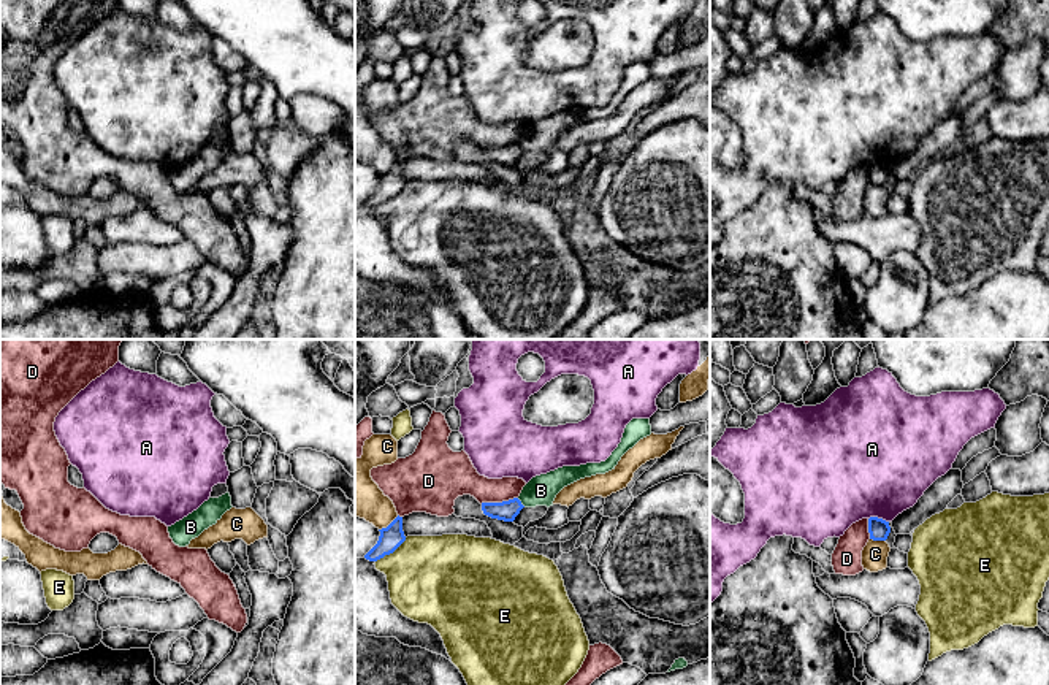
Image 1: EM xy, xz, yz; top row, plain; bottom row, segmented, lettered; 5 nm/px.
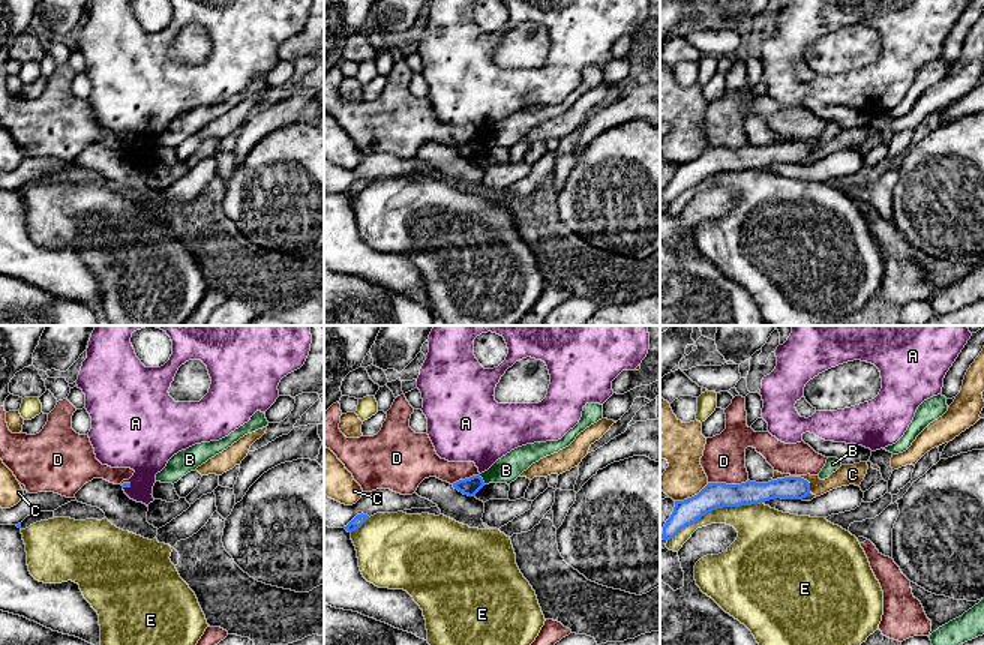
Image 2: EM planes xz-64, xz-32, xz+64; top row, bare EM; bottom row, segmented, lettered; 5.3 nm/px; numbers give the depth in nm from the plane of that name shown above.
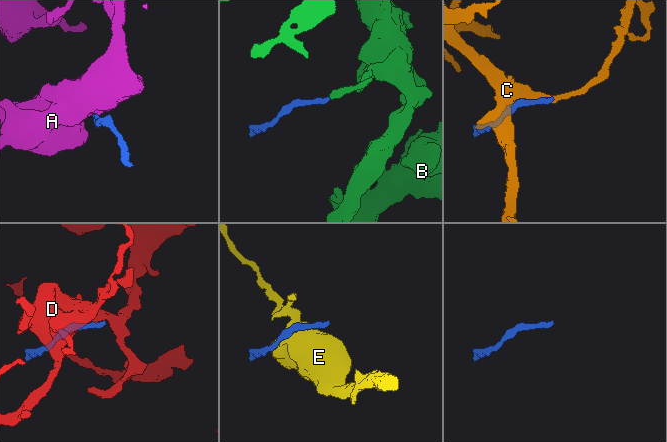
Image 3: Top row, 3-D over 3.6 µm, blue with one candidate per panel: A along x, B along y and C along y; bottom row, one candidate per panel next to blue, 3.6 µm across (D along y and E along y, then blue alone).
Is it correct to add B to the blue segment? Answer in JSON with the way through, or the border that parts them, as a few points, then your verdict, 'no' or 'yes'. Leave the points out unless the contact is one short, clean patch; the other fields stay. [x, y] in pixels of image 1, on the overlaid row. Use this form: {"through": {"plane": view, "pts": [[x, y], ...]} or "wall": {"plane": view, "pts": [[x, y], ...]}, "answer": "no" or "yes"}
{"wall": {"plane": "xz", "pts": [[517, 498], [525, 506]]}, "answer": "no"}

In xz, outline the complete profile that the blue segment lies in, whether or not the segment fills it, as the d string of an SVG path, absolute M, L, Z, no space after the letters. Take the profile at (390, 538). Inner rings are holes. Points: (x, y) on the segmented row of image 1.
M396 517L387 528L379 530L377 544L364 555L369 561L377 561L385 555L393 553L404 541L402 517Z

